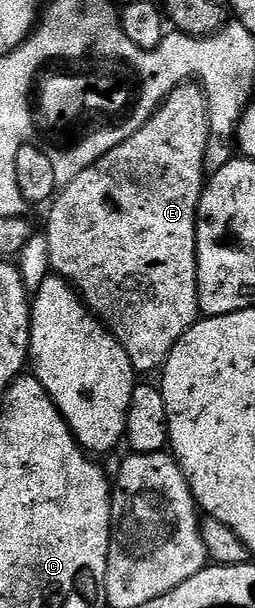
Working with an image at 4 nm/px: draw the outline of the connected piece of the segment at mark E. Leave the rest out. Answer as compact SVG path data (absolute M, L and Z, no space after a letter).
M196 81L182 82L176 86L165 101L139 128L137 134L132 134L123 144L111 148L95 164L91 164L75 180L60 187L59 193L52 199L49 210L49 223L45 226L43 237L49 253L49 265L52 273L58 278L64 278L81 296L82 302L101 319L102 326L119 340L123 352L131 360L134 371L138 375L160 371L175 344L199 320L199 307L197 305L197 206L201 202L201 192L205 188L207 175L204 170L204 156L208 140L208 112L205 100L205 91Z

